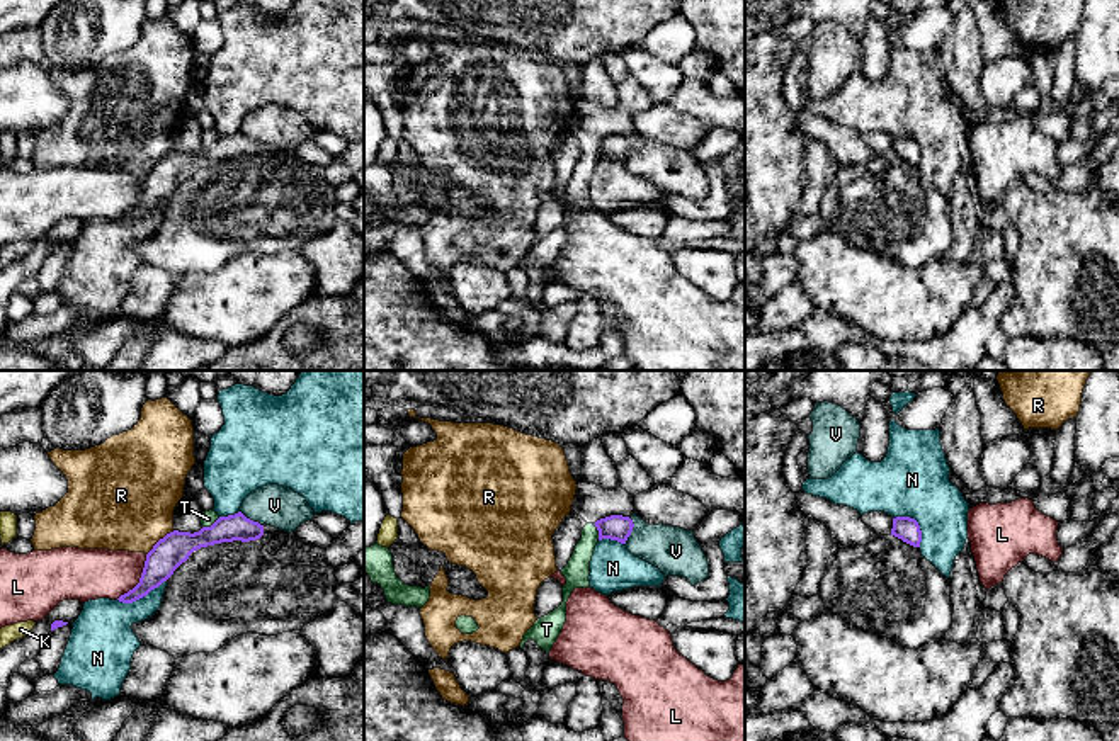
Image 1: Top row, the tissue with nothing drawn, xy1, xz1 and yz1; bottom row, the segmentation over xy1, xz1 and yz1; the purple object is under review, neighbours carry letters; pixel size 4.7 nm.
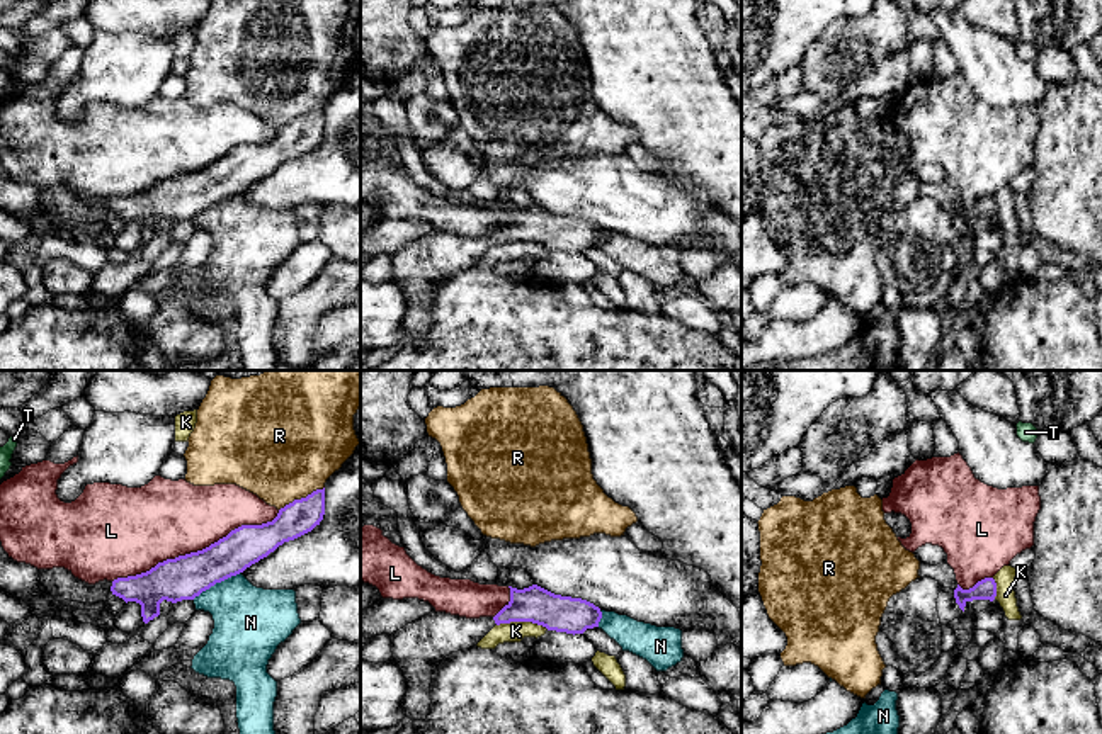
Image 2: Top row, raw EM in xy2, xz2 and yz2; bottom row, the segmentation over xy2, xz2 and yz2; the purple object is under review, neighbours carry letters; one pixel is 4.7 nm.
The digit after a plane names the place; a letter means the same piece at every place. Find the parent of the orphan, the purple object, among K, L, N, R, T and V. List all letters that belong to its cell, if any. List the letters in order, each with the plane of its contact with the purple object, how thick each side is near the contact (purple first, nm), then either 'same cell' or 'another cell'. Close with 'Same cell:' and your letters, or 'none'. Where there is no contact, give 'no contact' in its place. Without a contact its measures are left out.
K: xz2 | 180/100 nm | another cell
L: xy2 | 200/380 nm | another cell
N: xy1 | 160/280 nm | another cell
R: xy2 | 160/500 nm | another cell
T: xy1 | 160/70 nm | another cell
V: xz1 | 130/220 nm | another cell
Same cell: none

